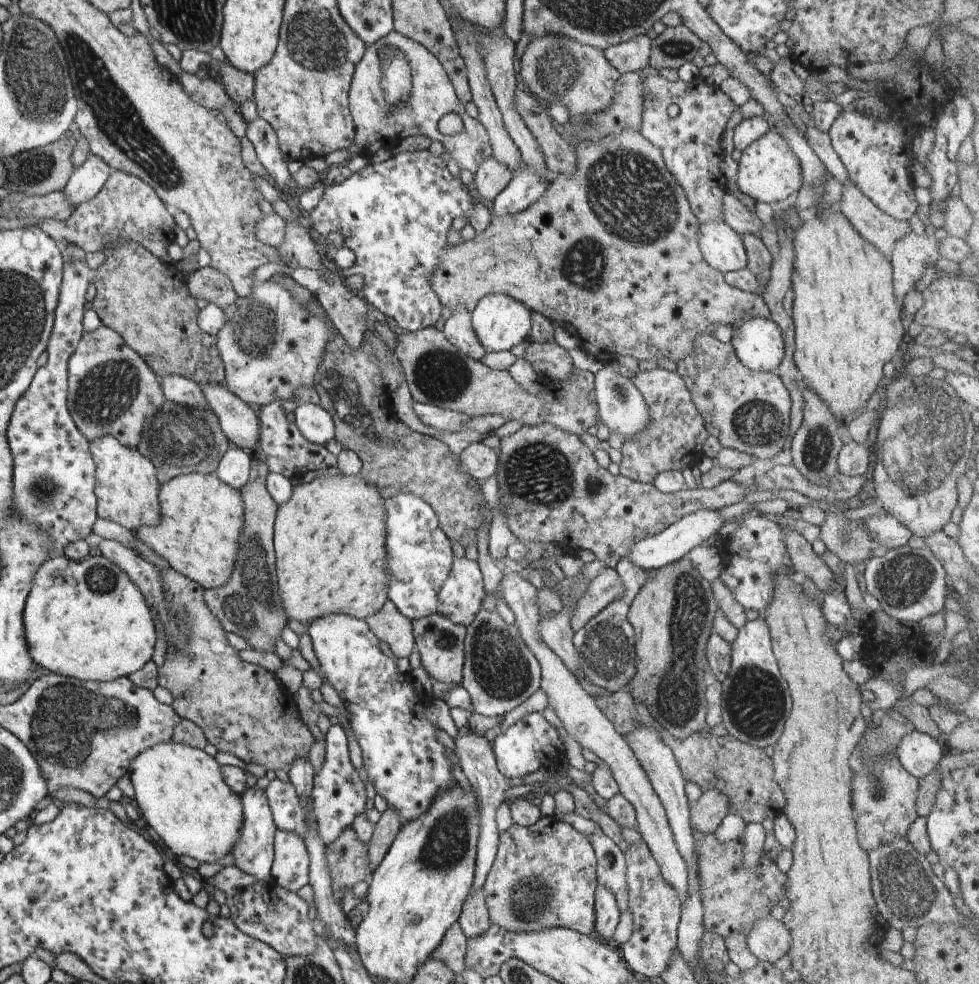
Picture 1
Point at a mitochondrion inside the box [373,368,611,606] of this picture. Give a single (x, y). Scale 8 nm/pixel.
(538, 473)

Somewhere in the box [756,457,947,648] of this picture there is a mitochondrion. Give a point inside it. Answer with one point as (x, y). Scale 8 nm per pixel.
(905, 582)

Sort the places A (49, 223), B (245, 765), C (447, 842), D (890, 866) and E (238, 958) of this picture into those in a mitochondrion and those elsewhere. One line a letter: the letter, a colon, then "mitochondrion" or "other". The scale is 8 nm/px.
A: other
B: other
C: mitochondrion
D: mitochondrion
E: other

